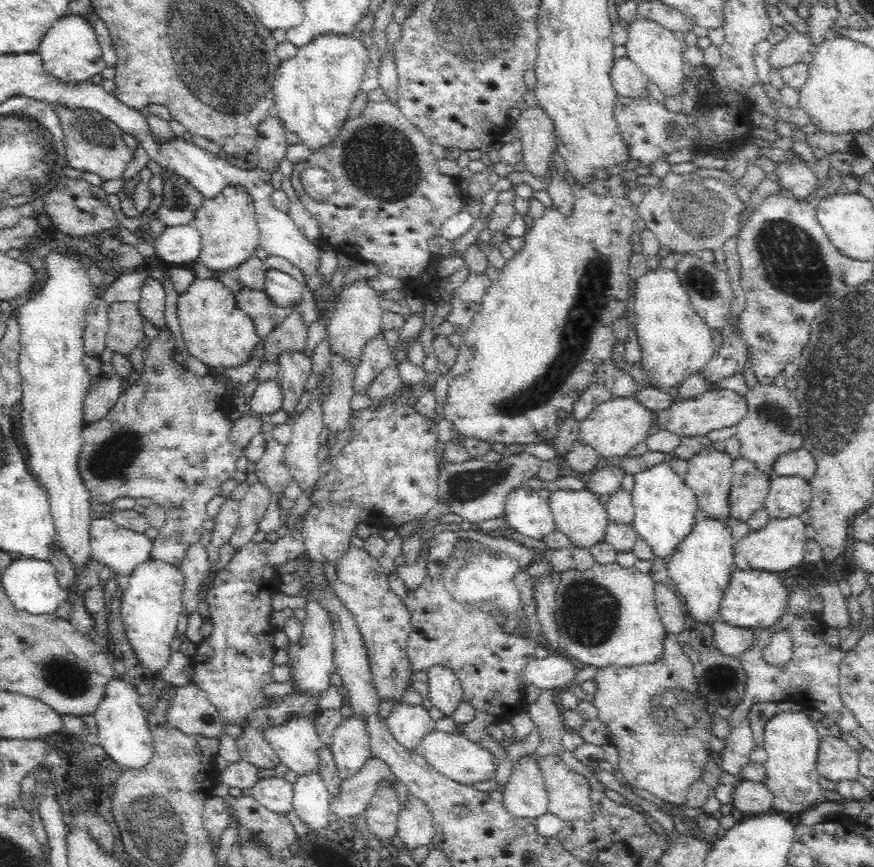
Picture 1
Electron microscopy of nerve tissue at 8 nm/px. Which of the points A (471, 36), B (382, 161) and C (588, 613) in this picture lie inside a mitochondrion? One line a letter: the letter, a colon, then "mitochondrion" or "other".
A: mitochondrion
B: mitochondrion
C: mitochondrion

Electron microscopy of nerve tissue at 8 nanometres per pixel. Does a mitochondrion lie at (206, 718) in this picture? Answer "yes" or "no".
yes

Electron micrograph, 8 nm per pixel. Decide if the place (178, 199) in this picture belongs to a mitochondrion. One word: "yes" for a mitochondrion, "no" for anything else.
yes

